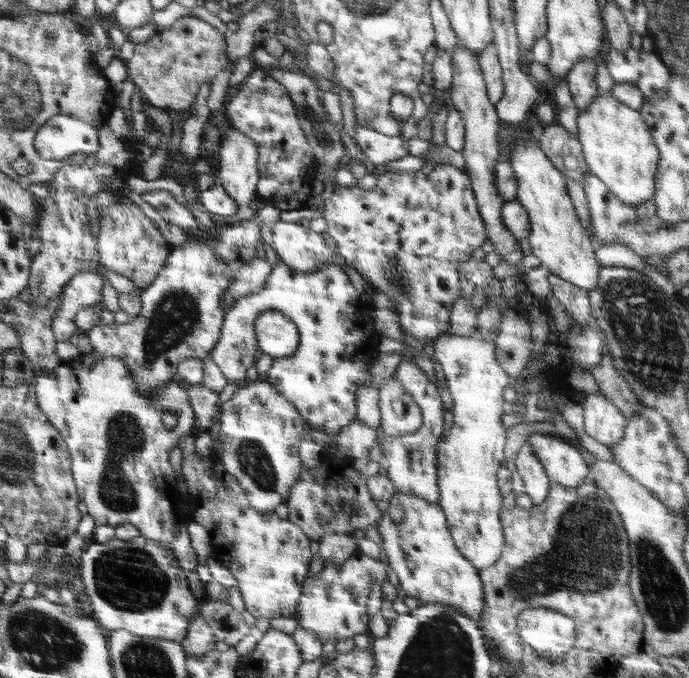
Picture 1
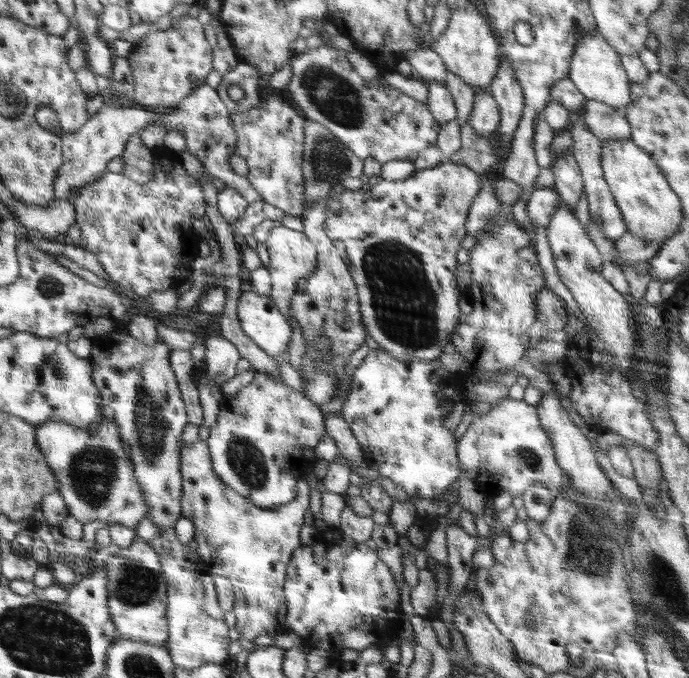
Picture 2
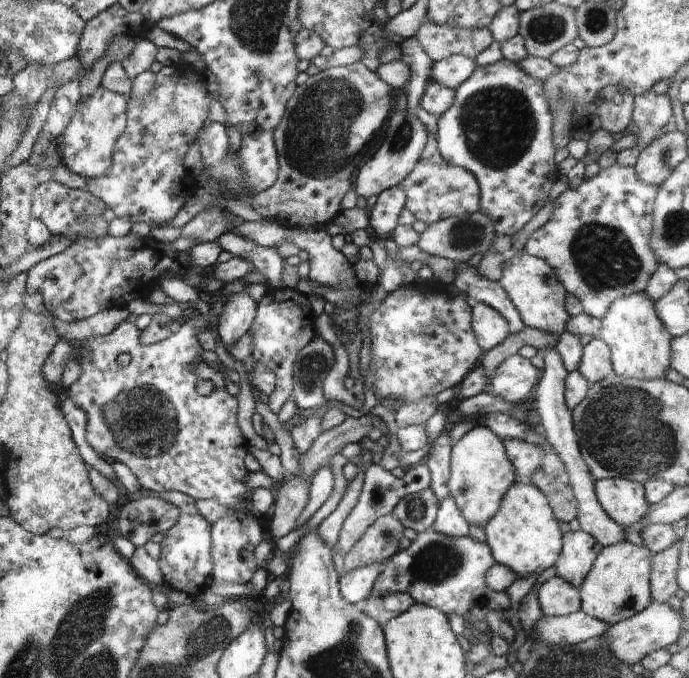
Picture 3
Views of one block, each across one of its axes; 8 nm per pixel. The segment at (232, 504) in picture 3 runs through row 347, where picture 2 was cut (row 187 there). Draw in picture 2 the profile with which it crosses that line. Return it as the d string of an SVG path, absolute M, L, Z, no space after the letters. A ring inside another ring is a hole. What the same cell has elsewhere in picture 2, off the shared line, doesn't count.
M164 146L156 148L154 150L152 169L154 169L154 172L152 172L152 180L150 180L148 184L140 184L140 182L130 180L130 178L126 178L122 173L106 171L105 174L100 176L96 181L77 189L73 195L72 201L75 208L75 222L78 223L78 226L82 231L79 246L93 252L97 256L97 259L102 263L104 270L112 281L117 282L124 288L132 290L132 292L145 298L150 295L150 292L168 290L176 287L181 282L190 279L192 274L192 260L198 259L199 244L202 240L196 230L192 228L191 217L196 215L196 217L200 217L200 219L203 220L205 215L205 196L203 188L199 185L196 179L186 172L176 152L172 152L172 150L169 150Z

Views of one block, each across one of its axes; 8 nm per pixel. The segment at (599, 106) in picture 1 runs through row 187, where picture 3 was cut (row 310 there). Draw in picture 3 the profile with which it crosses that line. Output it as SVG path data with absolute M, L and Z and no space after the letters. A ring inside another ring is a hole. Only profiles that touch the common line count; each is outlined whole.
M646 292L618 298L610 304L601 320L598 338L610 348L613 372L626 378L638 380L664 380L670 370L670 342L672 336L658 318L655 303L648 300Z

